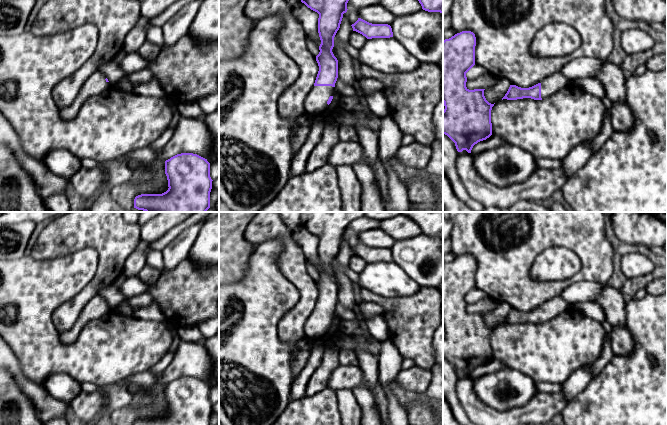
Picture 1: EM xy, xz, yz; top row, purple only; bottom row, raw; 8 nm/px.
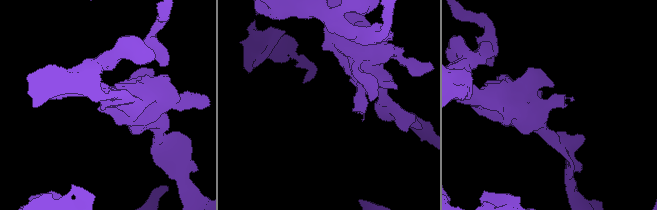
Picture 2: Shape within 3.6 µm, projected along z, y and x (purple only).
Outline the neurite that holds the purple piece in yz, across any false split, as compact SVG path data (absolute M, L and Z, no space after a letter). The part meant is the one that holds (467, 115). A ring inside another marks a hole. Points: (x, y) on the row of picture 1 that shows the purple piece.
M462 31L443 41L443 134L447 135L456 146L458 152L466 150L471 153L475 144L486 140L492 135L491 110L494 104L489 103L485 96L485 89L469 90L466 87L466 73L475 65L476 37L471 31Z

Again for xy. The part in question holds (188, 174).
M193 153L177 154L165 161L168 190L162 194L141 194L134 199L134 208L145 212L206 212L210 208L212 179L210 163Z

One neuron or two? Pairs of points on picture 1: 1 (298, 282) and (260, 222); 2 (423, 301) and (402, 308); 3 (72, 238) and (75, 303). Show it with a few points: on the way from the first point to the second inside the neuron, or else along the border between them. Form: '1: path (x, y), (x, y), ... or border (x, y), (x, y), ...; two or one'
1: path (293, 265), (292, 251), (289, 243), (277, 231); one
2: path (418, 306), (416, 308), (407, 308); one
3: path (93, 241), (104, 252), (104, 275), (96, 284); one

